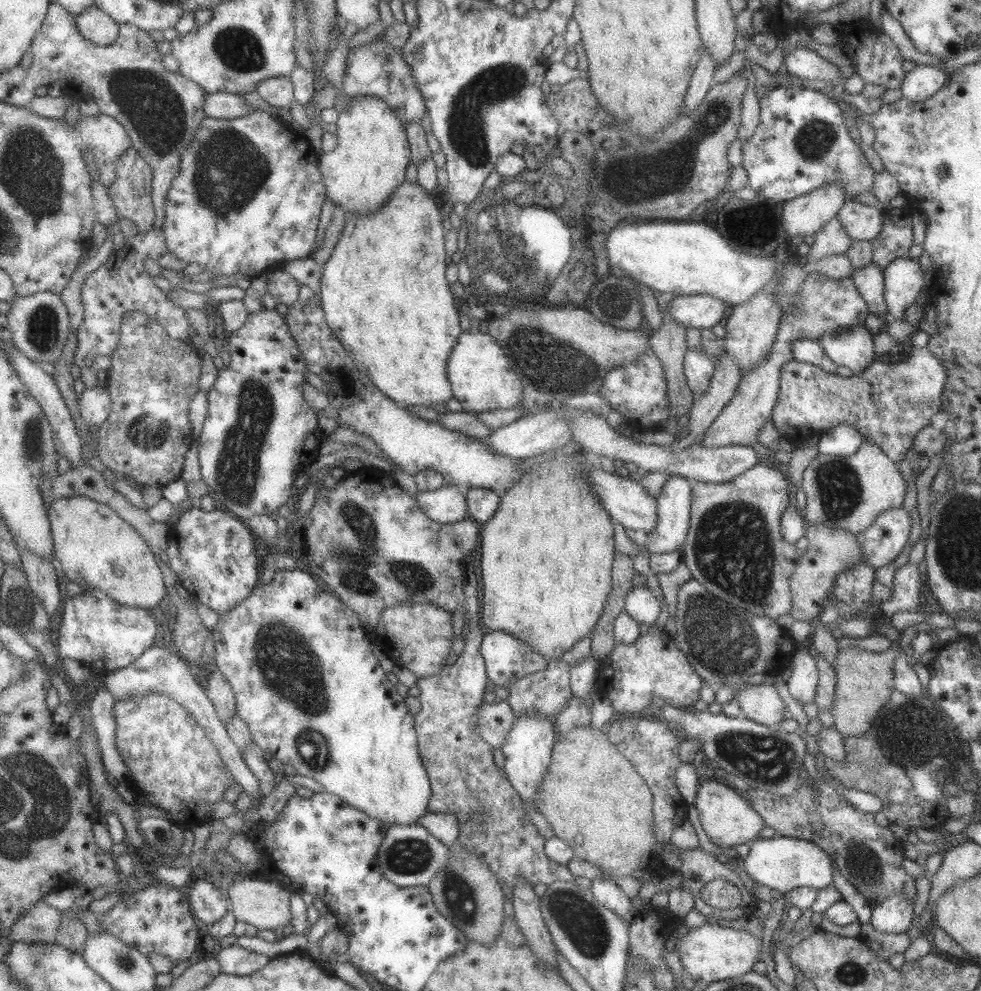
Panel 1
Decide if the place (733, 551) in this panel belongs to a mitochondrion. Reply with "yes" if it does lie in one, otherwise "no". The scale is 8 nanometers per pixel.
yes

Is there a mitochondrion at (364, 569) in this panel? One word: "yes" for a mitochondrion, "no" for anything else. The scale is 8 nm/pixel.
yes

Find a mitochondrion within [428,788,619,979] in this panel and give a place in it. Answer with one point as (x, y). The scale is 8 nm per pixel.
(588, 929)

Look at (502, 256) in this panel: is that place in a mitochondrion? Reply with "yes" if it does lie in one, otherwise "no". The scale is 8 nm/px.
yes

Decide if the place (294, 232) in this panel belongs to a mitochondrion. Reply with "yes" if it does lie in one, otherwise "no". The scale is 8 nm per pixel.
no

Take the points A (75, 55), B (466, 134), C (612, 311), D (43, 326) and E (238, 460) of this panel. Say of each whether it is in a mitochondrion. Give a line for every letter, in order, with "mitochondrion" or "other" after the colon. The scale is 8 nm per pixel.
A: other
B: mitochondrion
C: mitochondrion
D: mitochondrion
E: mitochondrion

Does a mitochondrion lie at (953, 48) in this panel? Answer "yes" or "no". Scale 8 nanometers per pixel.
no

